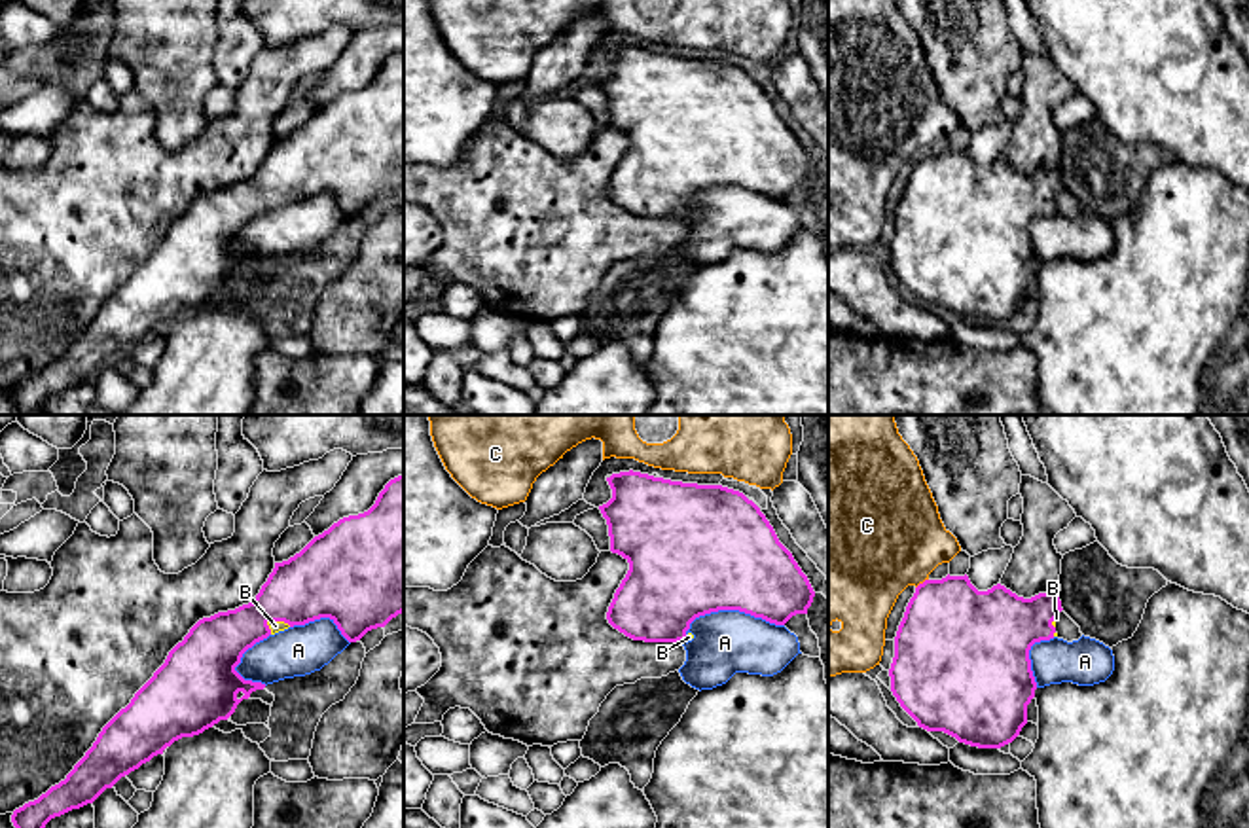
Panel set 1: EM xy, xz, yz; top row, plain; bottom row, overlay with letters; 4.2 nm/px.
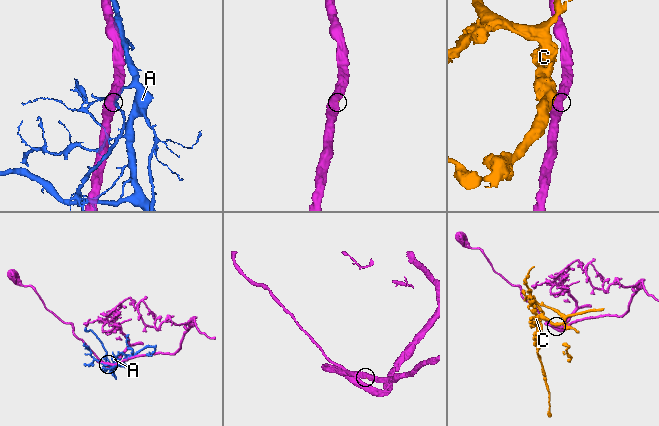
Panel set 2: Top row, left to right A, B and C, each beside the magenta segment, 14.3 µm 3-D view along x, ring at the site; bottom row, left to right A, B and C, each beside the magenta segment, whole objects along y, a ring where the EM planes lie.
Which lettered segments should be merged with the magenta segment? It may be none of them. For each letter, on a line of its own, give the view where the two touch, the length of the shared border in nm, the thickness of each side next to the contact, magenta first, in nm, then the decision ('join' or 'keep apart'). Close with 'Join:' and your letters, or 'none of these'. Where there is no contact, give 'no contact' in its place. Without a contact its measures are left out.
A: xz | 420 nm | 500/280 nm | keep apart
B: xy | 110 nm | 320/50 nm | join
C: yz | 70 nm | 440/460 nm | keep apart
Join: B

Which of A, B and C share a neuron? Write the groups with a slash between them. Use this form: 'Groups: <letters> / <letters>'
Groups: A / B / C

